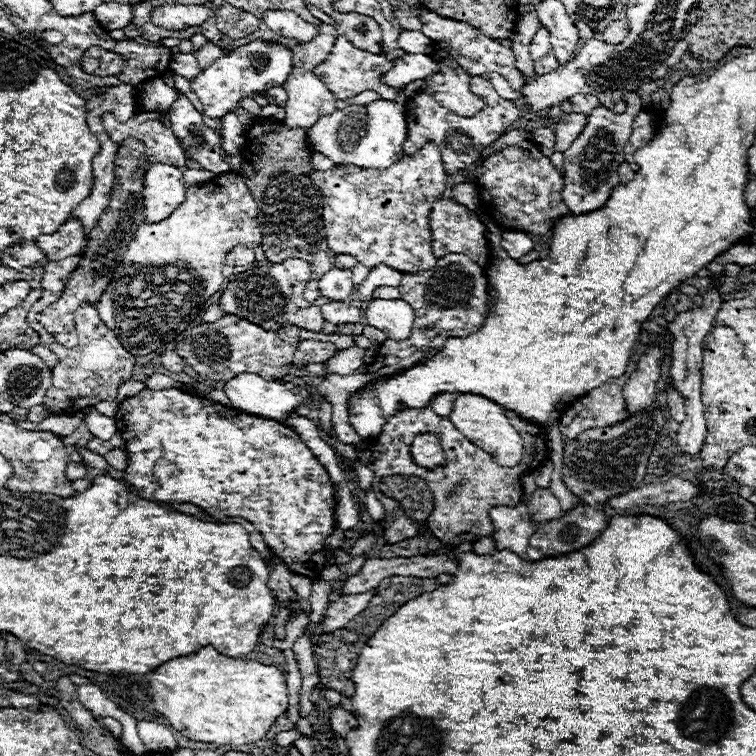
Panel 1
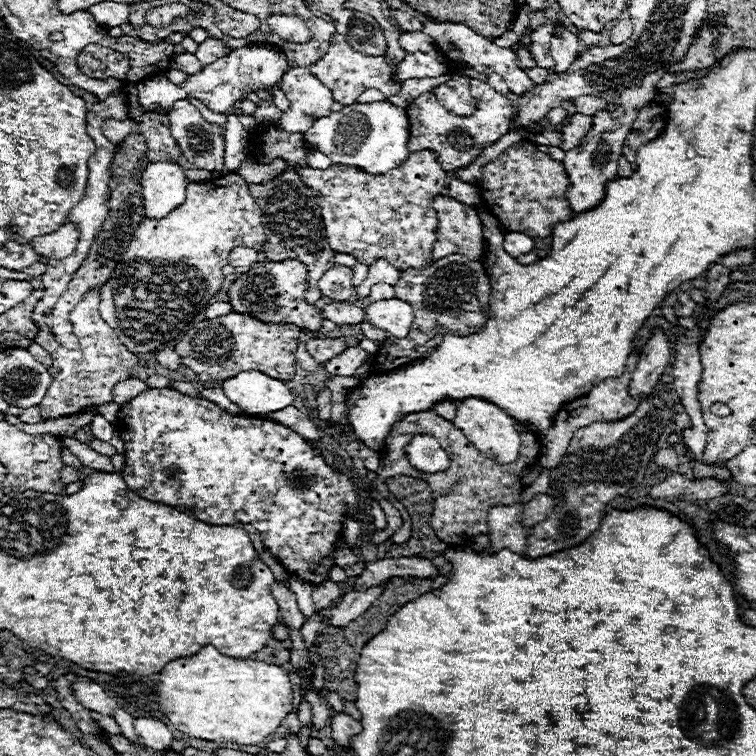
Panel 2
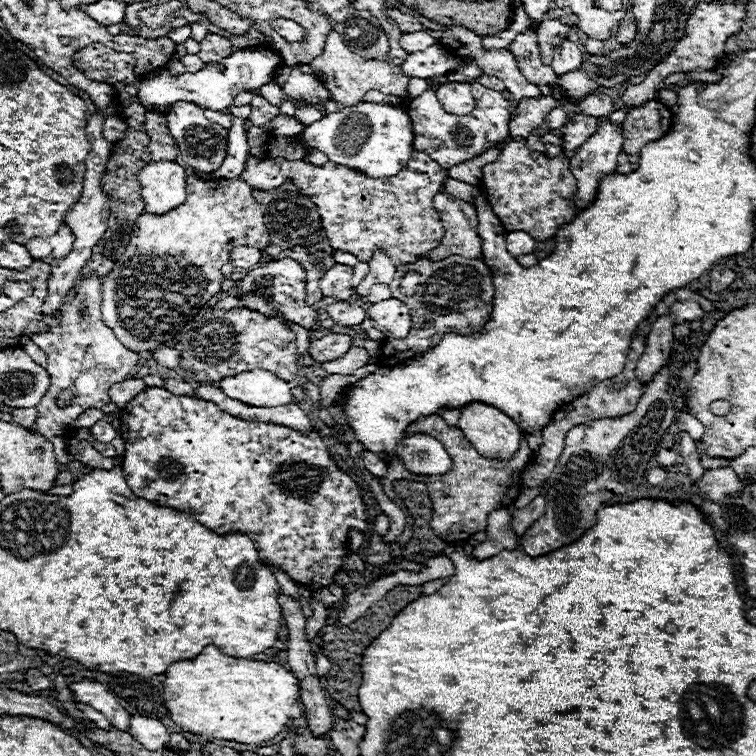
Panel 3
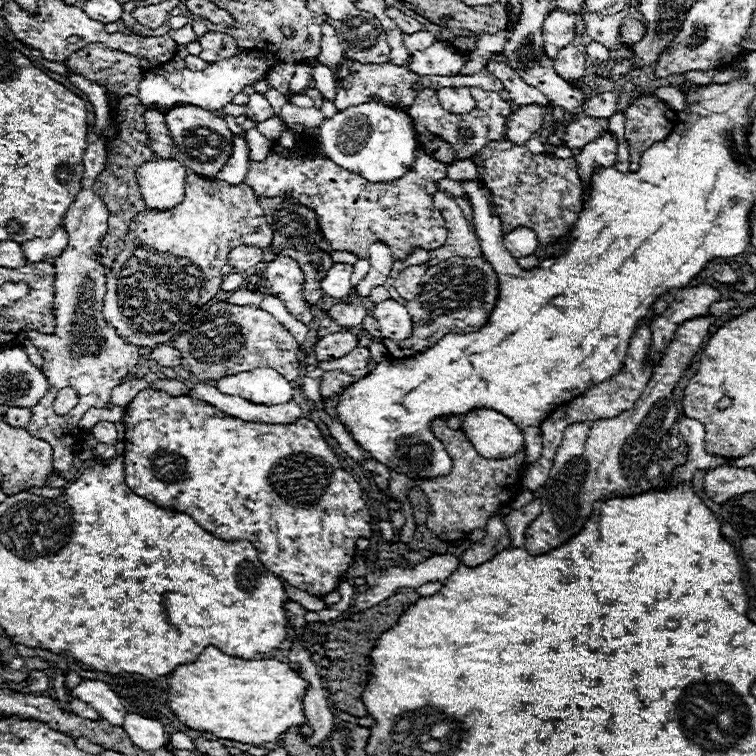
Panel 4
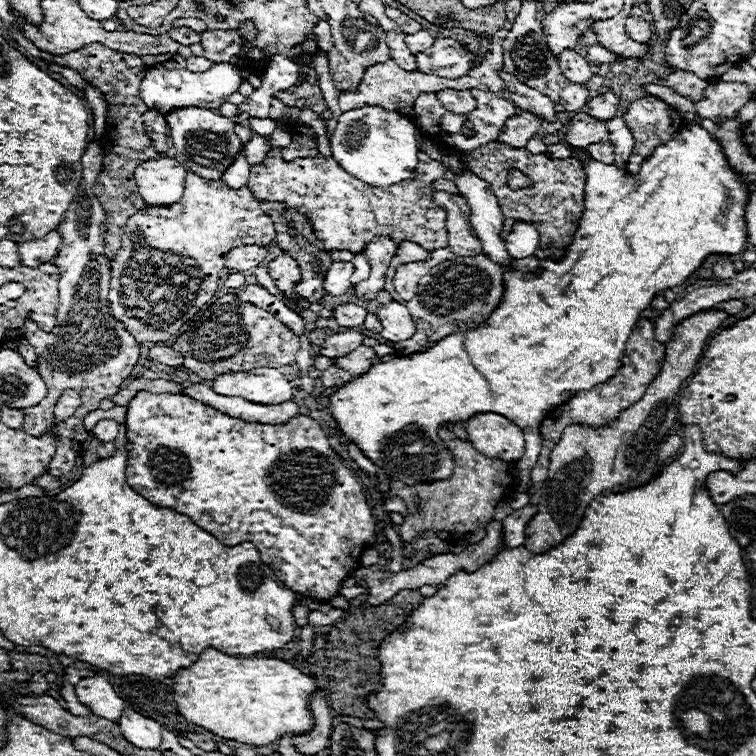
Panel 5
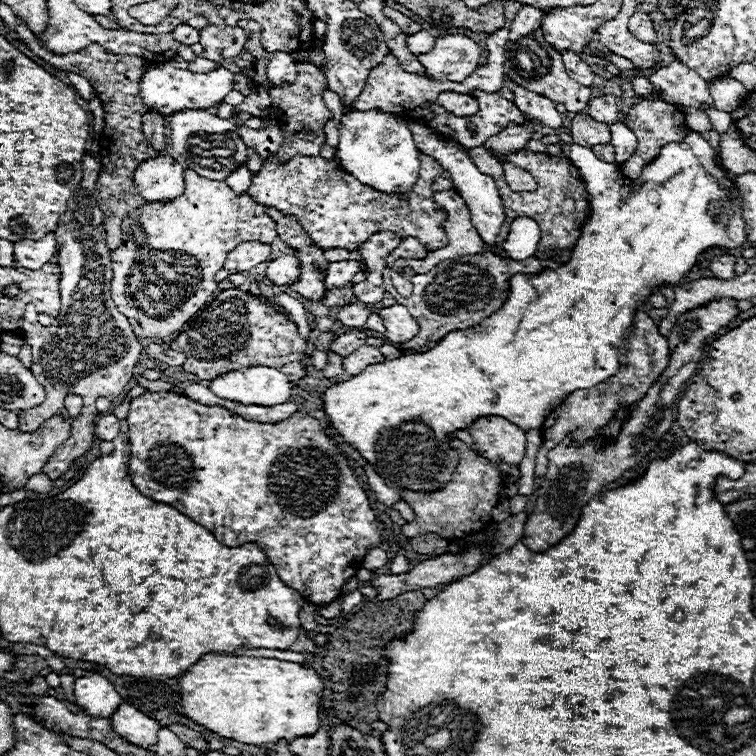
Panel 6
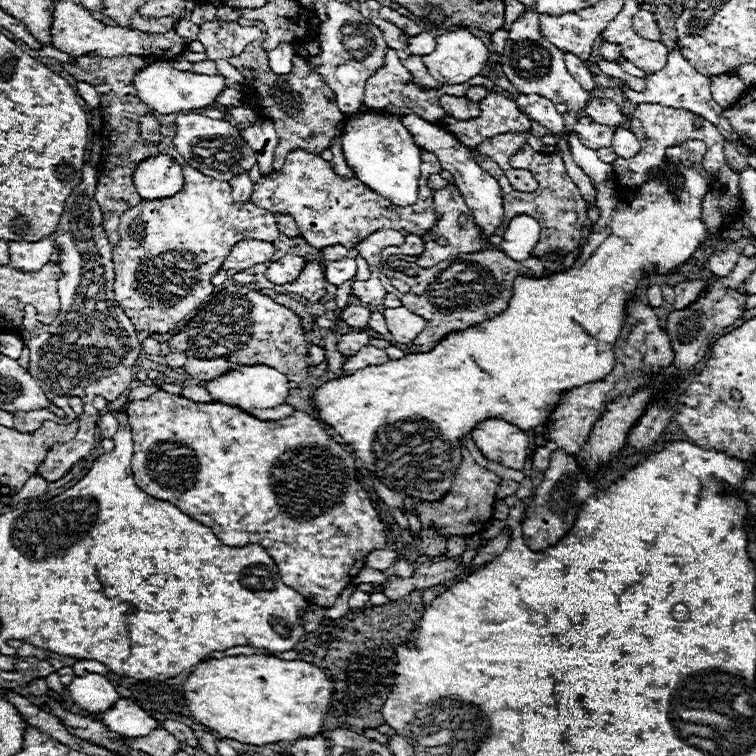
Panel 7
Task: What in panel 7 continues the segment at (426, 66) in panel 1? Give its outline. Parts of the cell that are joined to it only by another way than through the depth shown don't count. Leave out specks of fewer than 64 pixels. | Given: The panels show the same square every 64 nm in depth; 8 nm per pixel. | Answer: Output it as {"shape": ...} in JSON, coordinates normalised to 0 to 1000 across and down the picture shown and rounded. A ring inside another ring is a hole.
{"shape":[[[614,37],[577,50],[577,66],[558,74],[569,101],[585,111],[611,111],[632,101],[646,82],[643,58]]]}

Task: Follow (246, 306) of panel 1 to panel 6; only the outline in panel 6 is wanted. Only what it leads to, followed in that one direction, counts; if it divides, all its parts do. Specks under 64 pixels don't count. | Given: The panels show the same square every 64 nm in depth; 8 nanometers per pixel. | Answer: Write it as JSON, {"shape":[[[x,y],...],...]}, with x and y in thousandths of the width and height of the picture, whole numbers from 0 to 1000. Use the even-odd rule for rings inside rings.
{"shape":[[[376,336],[376,339],[354,347],[352,368],[357,373],[362,373],[365,378],[378,378],[378,376],[394,373],[394,368],[397,368],[397,347],[394,347],[394,341],[386,339],[386,336]]]}

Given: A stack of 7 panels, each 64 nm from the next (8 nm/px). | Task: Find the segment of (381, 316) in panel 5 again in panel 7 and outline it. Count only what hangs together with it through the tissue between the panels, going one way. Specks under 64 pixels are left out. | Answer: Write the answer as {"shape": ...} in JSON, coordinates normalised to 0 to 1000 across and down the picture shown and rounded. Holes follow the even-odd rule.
{"shape":[[[529,405],[529,407],[508,407],[505,418],[511,423],[519,452],[529,452],[529,455],[542,455],[542,450],[548,450],[558,439],[558,434],[563,429],[556,418],[545,415],[534,405]]]}

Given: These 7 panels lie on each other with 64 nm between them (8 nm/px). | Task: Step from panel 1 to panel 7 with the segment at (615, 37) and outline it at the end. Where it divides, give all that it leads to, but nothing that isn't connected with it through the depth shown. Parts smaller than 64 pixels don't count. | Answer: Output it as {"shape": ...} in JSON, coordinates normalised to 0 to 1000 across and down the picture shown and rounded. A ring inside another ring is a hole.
{"shape":[[[847,13],[847,16],[836,24],[836,37],[839,37],[849,50],[873,53],[873,40],[870,40],[870,32],[865,29],[862,16]]]}

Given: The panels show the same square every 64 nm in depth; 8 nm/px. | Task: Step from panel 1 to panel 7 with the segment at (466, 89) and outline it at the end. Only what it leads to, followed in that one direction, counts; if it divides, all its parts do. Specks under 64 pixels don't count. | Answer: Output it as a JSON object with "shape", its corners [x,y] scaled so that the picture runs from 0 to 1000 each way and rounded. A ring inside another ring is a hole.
{"shape":[[[587,124],[582,130],[582,140],[587,143],[590,151],[606,156],[606,159],[616,159],[616,156],[630,156],[635,151],[632,135],[624,135],[619,130],[603,130],[595,124]]]}

